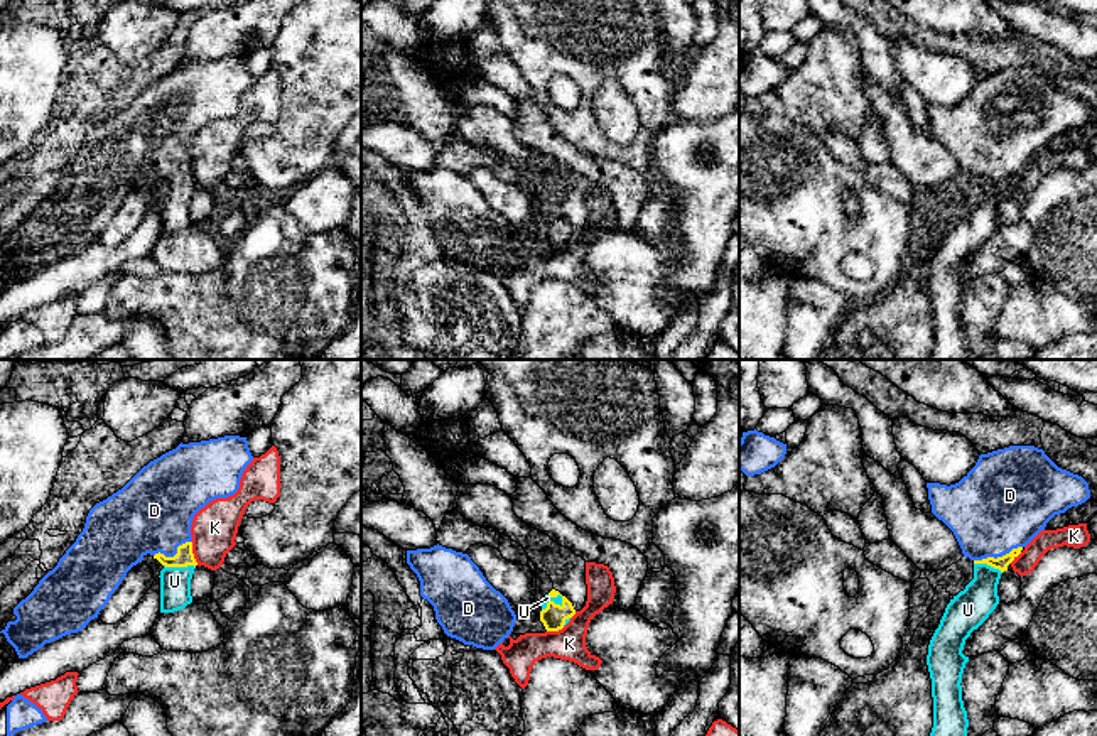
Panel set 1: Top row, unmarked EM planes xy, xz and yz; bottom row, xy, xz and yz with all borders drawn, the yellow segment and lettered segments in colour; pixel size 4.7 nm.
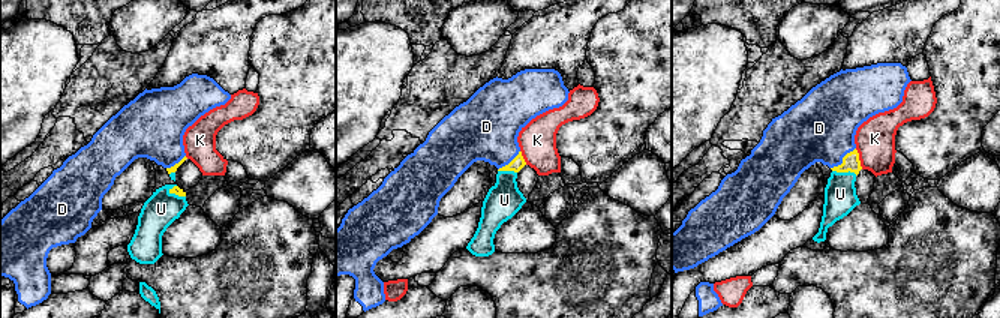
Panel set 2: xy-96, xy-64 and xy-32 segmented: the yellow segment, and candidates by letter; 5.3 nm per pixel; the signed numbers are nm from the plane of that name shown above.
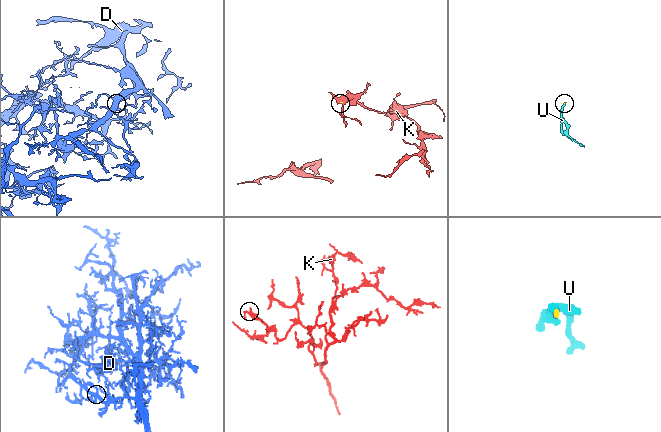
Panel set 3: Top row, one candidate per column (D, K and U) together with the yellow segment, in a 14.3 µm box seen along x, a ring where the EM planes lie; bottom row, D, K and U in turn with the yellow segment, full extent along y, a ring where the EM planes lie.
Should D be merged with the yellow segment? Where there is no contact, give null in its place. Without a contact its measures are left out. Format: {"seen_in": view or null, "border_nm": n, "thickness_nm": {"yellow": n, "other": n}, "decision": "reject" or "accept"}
{"seen_in": "yz", "border_nm": 240, "thickness_nm": {"yellow": 60, "other": 440}, "decision": "accept"}

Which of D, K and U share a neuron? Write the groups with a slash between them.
D U / K

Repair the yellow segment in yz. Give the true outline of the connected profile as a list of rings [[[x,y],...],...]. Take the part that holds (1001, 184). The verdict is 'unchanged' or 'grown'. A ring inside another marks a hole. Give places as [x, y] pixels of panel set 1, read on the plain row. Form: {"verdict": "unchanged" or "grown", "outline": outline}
{"verdict": "grown", "outline": [[[1009,68],[981,76],[975,88],[955,106],[927,105],[932,135],[955,157],[964,179],[974,184],[974,201],[950,221],[935,252],[927,277],[932,300],[933,349],[930,360],[969,360],[967,333],[962,322],[962,295],[969,279],[962,275],[965,262],[999,226],[1001,196],[1046,145],[1090,120],[1089,105],[1058,89],[1043,71]]]}

